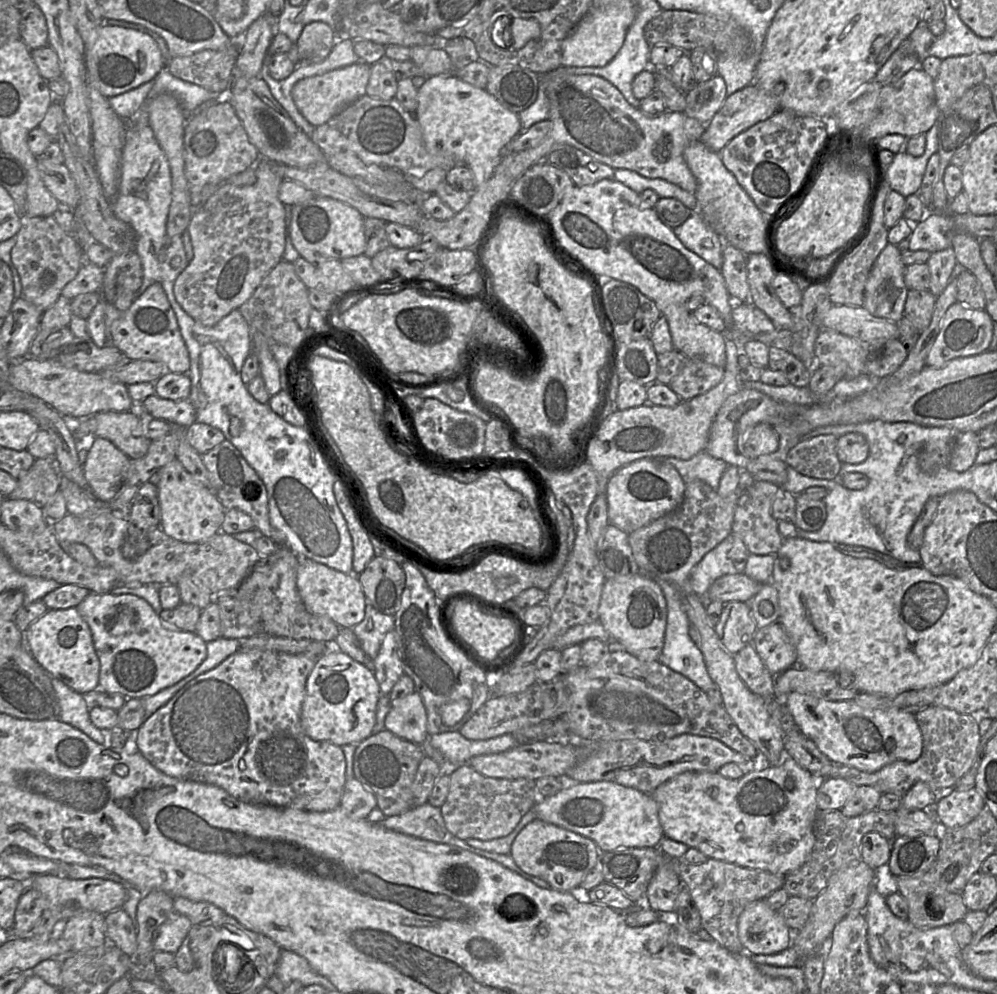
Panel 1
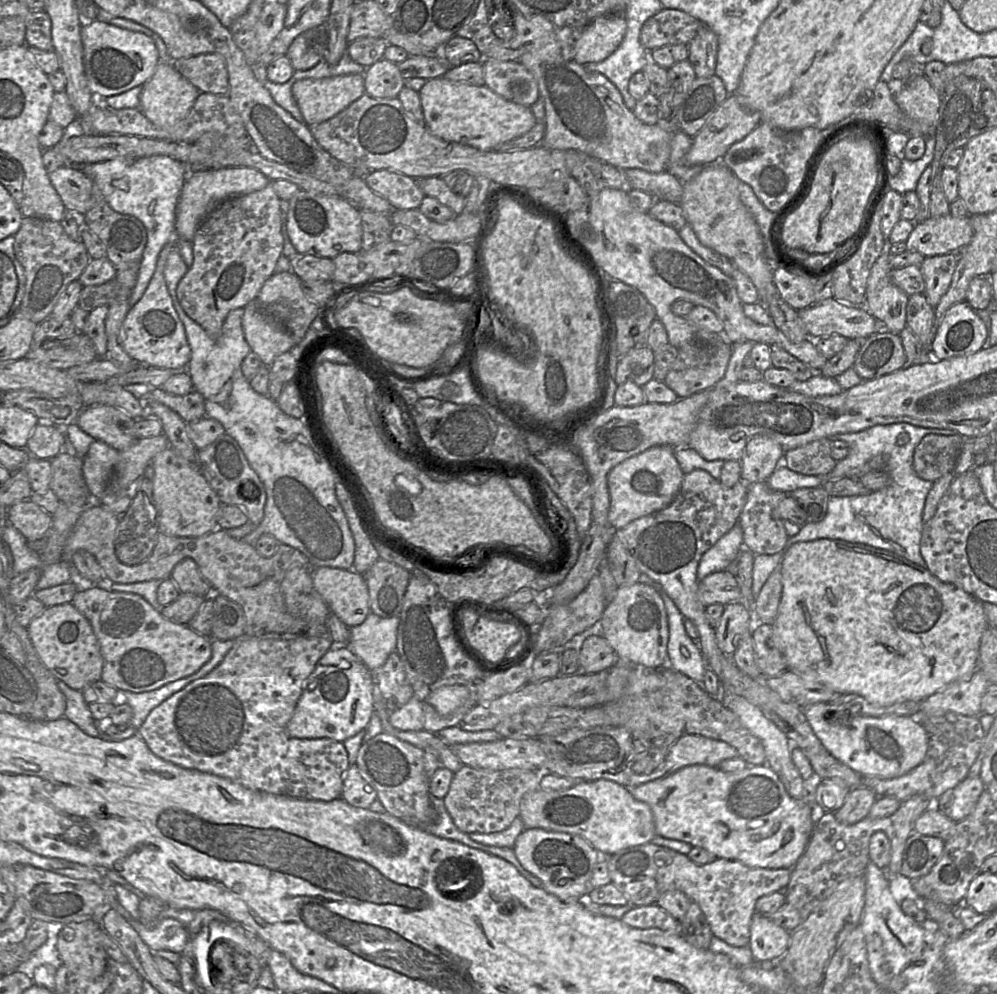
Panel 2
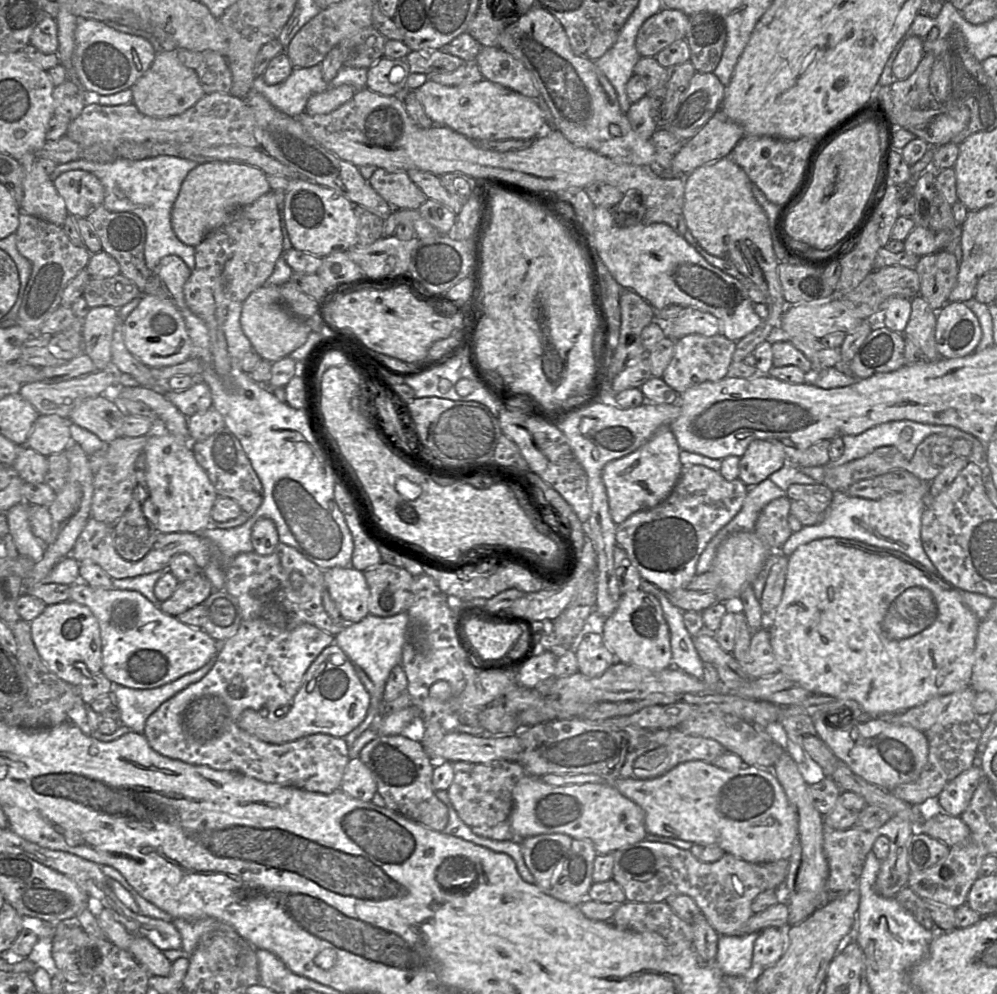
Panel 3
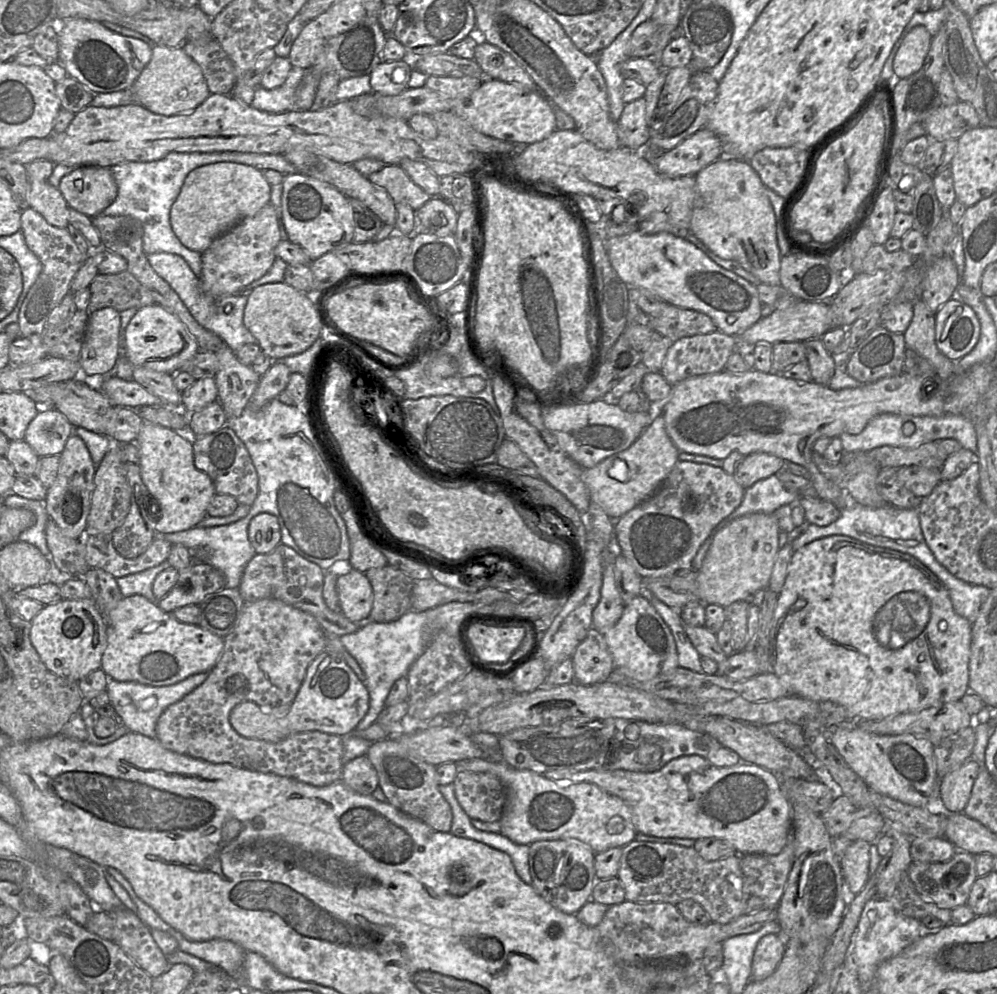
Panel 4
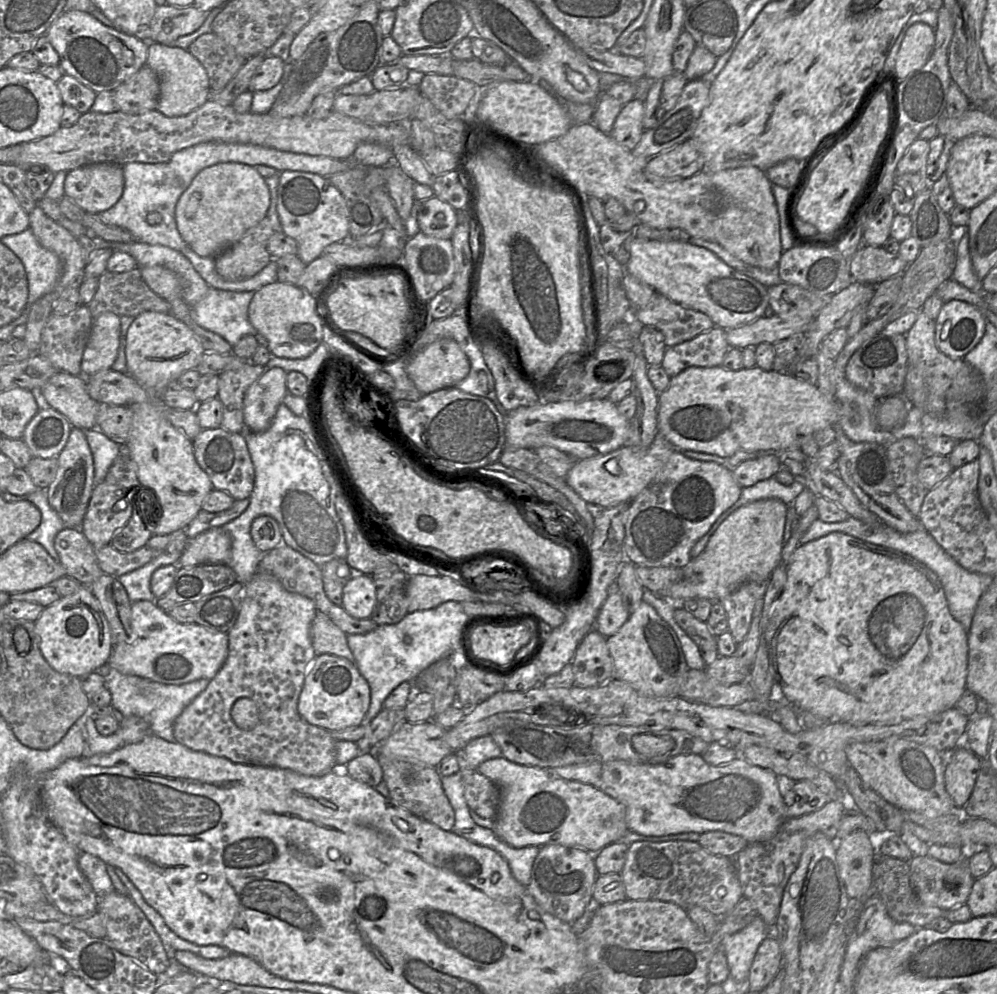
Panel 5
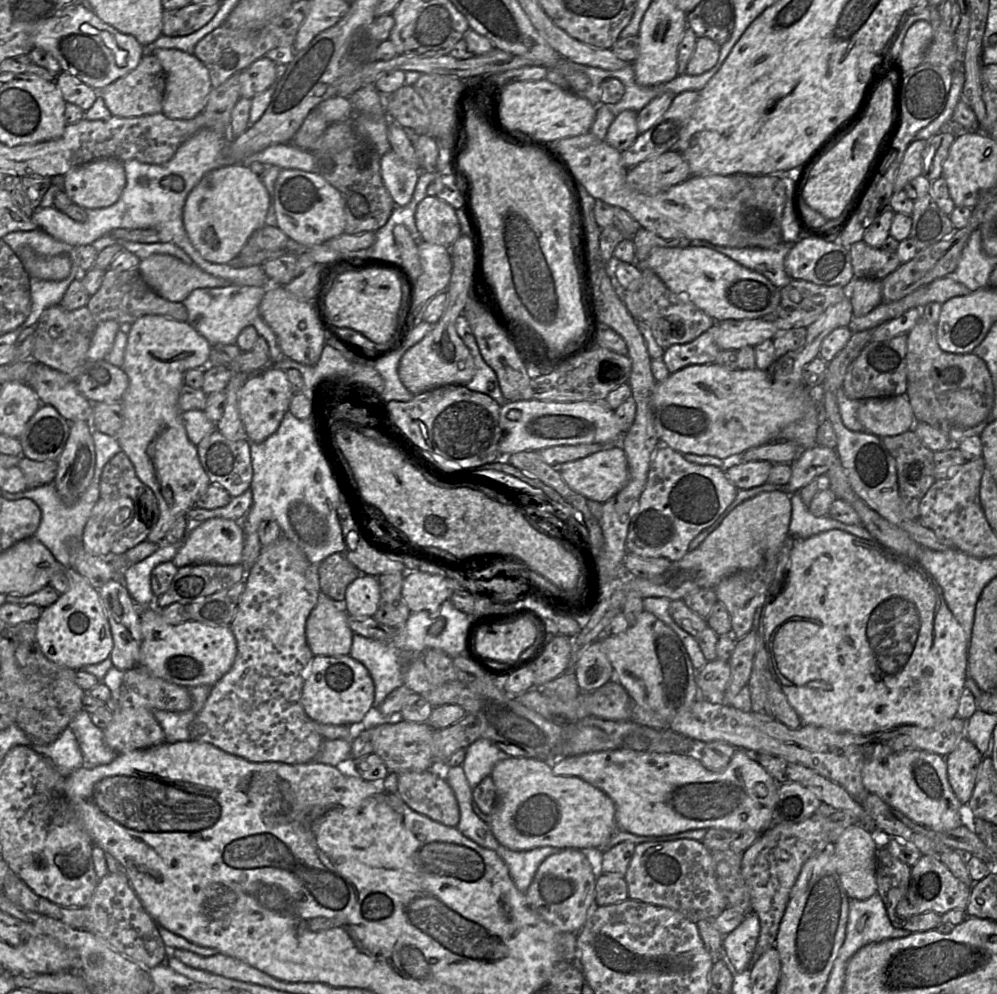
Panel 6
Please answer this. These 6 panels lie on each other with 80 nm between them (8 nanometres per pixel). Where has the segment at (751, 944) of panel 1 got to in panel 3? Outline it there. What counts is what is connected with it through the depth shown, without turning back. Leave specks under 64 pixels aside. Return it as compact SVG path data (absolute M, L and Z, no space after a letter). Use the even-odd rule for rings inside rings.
M767 927L758 933L753 947L753 964L762 968L775 964L787 948L785 930Z

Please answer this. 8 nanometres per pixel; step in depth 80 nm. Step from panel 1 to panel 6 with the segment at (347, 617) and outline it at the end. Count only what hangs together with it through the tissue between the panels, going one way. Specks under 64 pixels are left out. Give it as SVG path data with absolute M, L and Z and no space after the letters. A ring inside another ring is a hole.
M365 575L351 582L345 593L343 607L352 618L373 617L380 601L378 578Z

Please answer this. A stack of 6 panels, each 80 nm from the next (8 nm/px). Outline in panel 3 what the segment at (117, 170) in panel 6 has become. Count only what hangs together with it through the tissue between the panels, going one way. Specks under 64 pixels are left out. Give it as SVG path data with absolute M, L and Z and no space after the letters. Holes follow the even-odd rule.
M71 170L62 173L53 184L74 217L87 218L104 202L104 187L91 172Z

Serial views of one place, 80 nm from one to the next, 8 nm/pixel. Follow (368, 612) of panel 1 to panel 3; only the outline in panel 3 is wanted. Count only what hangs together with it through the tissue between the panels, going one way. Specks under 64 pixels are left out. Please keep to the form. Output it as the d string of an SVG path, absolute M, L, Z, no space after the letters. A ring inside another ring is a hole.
M407 612L390 617L378 617L369 613L358 623L345 624L344 628L334 636L335 644L343 650L355 666L359 666L365 671L376 690L384 693L391 670L401 664L407 626Z

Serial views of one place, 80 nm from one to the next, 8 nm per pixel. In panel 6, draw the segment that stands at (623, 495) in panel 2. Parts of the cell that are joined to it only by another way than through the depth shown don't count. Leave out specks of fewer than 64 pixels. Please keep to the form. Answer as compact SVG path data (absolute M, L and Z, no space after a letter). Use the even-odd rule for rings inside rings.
M622 447L599 451L585 458L553 467L560 473L565 483L587 500L605 503L615 496L628 480L628 462Z

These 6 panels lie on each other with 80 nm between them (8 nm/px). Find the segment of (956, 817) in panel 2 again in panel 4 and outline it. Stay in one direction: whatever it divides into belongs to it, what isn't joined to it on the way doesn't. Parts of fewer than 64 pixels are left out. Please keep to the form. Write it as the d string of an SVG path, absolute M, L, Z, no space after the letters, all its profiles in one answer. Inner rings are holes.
M971 758L939 781L939 797L948 812L963 813L979 771L980 764Z

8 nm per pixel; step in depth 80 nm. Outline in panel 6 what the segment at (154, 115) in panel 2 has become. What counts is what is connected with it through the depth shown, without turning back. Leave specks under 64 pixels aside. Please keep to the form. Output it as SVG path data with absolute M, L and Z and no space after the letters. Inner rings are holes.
M157 49L156 56L166 74L166 90L162 113L172 119L192 119L205 109L212 90L207 67L194 55L177 49Z

